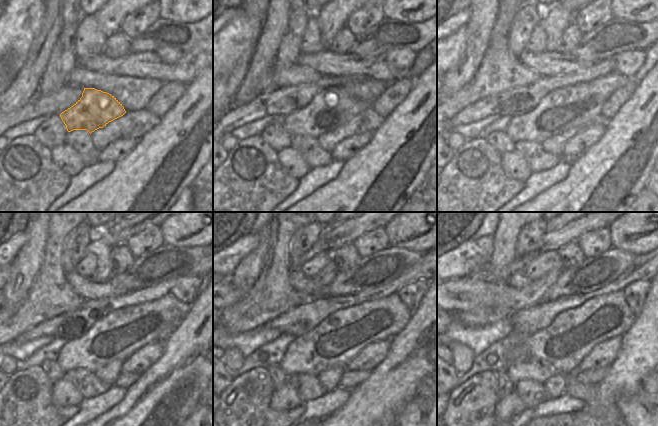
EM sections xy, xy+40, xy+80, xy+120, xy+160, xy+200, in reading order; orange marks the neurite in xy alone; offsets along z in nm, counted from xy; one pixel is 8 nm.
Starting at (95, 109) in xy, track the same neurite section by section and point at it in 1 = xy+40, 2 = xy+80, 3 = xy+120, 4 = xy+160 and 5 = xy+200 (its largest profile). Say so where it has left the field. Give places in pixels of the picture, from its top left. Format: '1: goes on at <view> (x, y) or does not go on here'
1: goes on at xy+40 (331, 108)
2: goes on at xy+80 (565, 108)
3: goes on at xy+120 (121, 333)
4: goes on at xy+160 (338, 339)
5: goes on at xy+200 (558, 349)

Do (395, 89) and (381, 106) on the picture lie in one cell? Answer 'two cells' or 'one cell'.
one cell

